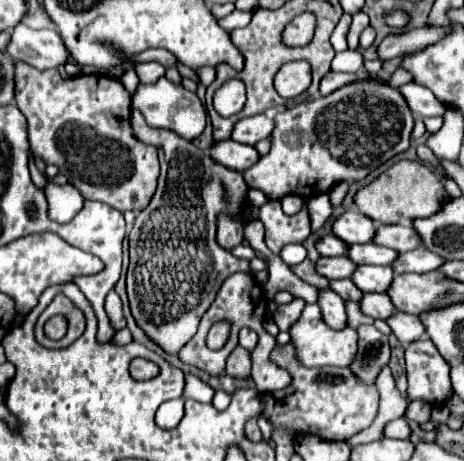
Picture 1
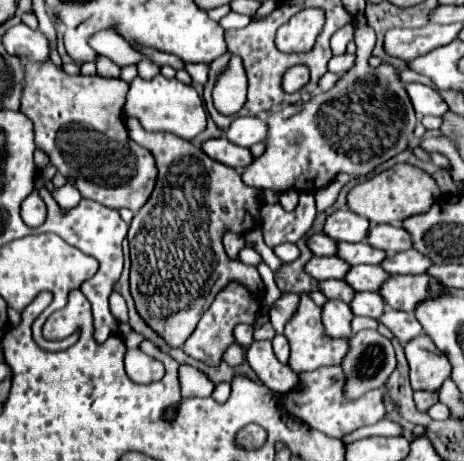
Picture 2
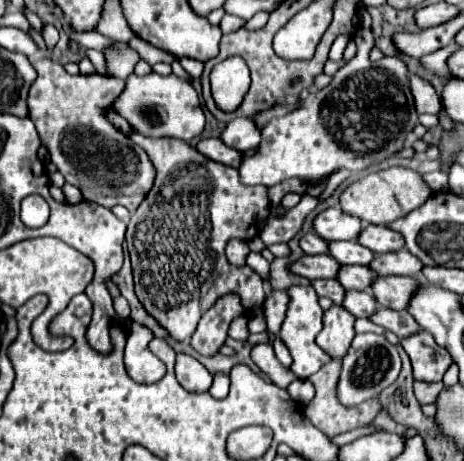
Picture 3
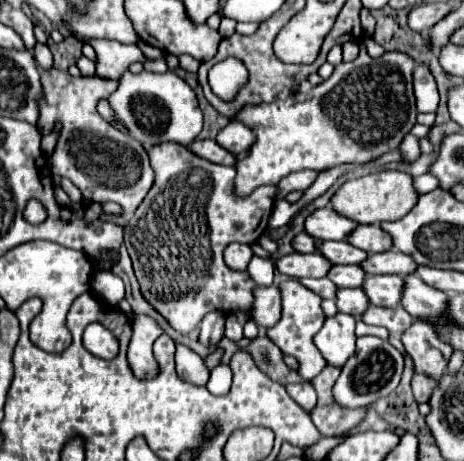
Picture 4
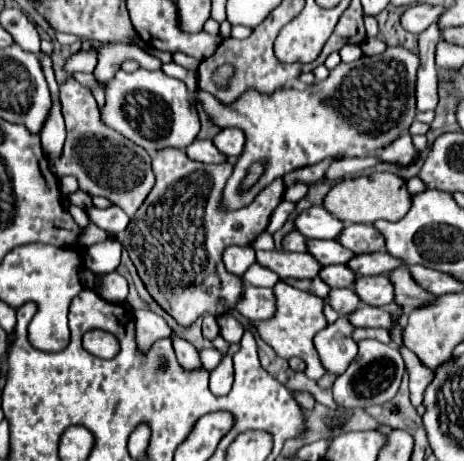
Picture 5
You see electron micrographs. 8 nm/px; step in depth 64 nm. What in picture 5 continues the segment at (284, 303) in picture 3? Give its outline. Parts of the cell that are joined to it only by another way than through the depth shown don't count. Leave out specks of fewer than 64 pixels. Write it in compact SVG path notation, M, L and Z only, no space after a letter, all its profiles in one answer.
M246 286L244 288L244 300L236 304L236 310L246 318L246 320L270 320L276 312L276 296L272 288L256 288L256 286Z

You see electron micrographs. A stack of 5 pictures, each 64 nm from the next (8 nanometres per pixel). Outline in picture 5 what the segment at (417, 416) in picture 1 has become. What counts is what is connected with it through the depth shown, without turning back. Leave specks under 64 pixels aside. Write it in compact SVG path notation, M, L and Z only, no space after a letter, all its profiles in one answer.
M405 346L398 348L398 350L402 354L402 358L406 362L406 370L410 374L410 400L414 406L420 406L422 398L424 398L424 390L432 382L434 372L424 368L424 364L420 364L420 360L416 360L414 352L410 352Z

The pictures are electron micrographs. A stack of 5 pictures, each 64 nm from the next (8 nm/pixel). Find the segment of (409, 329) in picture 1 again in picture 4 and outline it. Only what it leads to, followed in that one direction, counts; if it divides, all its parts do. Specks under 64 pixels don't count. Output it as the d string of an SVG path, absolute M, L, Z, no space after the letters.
M370 306L368 312L362 316L362 320L366 324L374 324L374 326L384 326L388 328L390 334L402 334L412 326L412 316L408 312L404 312L404 308L376 308Z

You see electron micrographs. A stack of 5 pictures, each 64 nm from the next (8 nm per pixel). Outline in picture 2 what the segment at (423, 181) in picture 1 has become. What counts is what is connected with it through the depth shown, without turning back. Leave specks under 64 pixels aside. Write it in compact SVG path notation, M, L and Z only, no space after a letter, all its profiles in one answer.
M396 164L390 170L380 172L364 184L358 184L348 194L348 208L374 224L402 224L406 218L416 214L426 214L442 192L436 180L412 164Z

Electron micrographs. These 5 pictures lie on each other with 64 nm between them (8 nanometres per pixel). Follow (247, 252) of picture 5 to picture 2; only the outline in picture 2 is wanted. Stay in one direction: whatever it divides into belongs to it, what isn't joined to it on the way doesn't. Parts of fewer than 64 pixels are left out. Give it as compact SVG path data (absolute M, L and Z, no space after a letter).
M224 232L224 236L222 236L222 244L224 244L224 250L228 252L228 256L230 256L232 260L236 260L240 248L246 246L244 238L242 238L240 234L236 234L236 232Z

